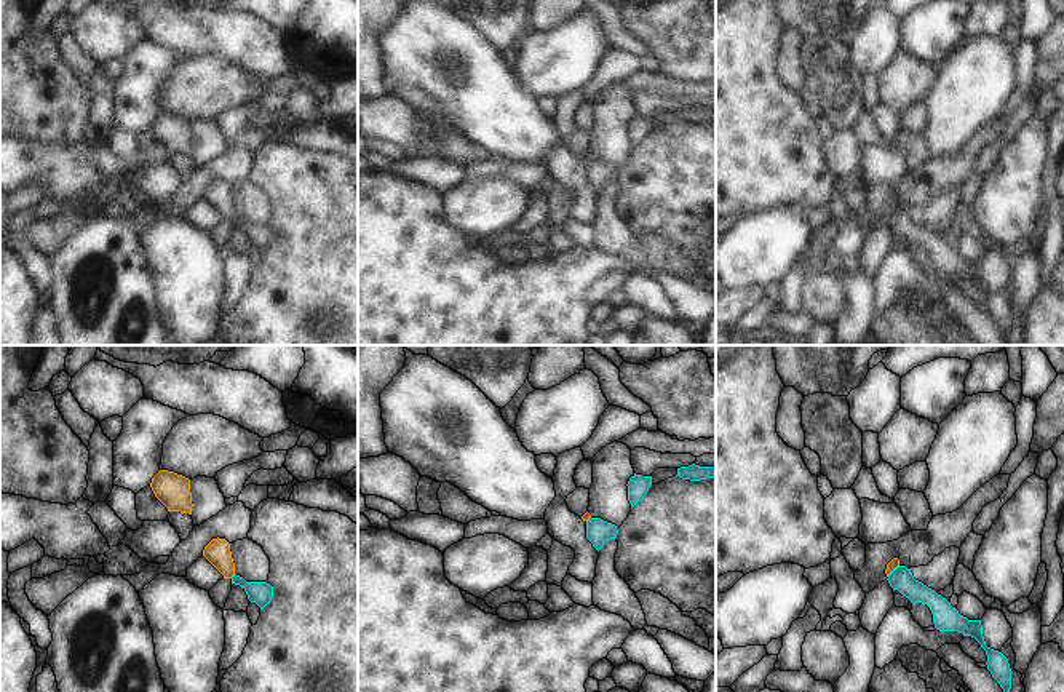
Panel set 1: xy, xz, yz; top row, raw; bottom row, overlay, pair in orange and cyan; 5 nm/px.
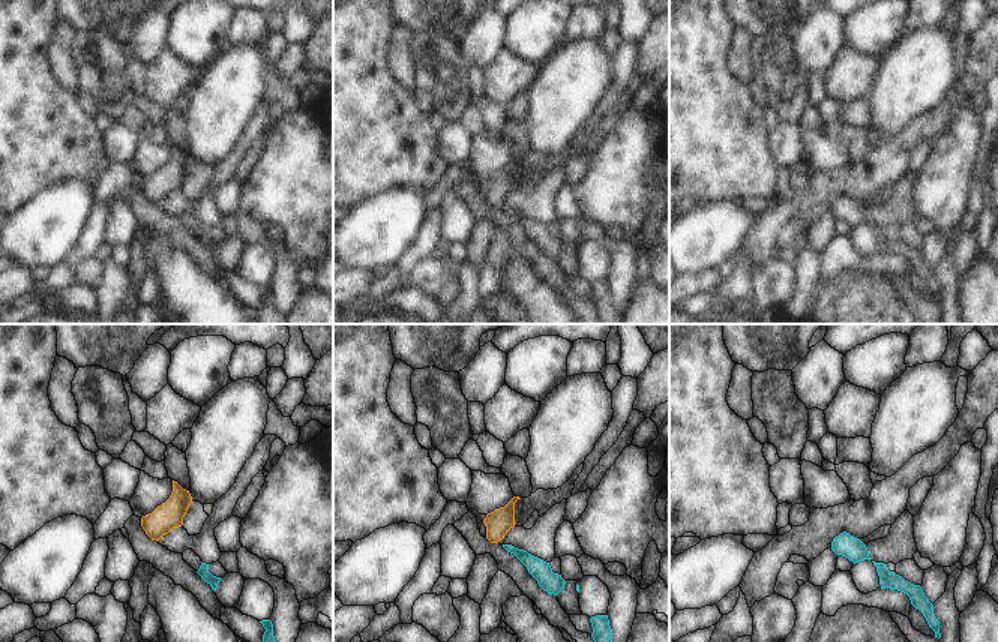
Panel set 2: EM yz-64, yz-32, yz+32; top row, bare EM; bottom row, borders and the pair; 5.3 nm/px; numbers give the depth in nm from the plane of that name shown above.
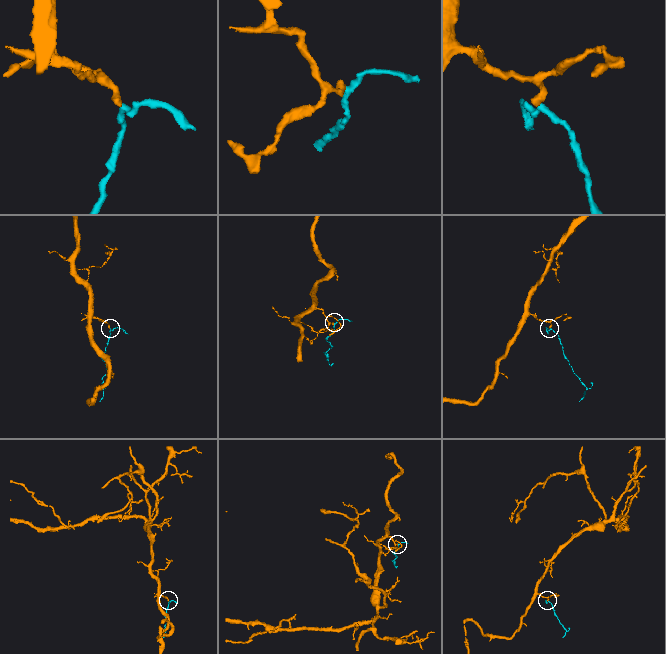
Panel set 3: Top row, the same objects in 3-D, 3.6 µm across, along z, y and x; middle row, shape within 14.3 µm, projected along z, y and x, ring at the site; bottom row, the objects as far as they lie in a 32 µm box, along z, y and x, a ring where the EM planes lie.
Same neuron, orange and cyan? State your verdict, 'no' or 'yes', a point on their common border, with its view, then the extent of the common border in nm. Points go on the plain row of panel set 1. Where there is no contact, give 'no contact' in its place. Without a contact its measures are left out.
no; contact yz (892, 213); length 90 nm

